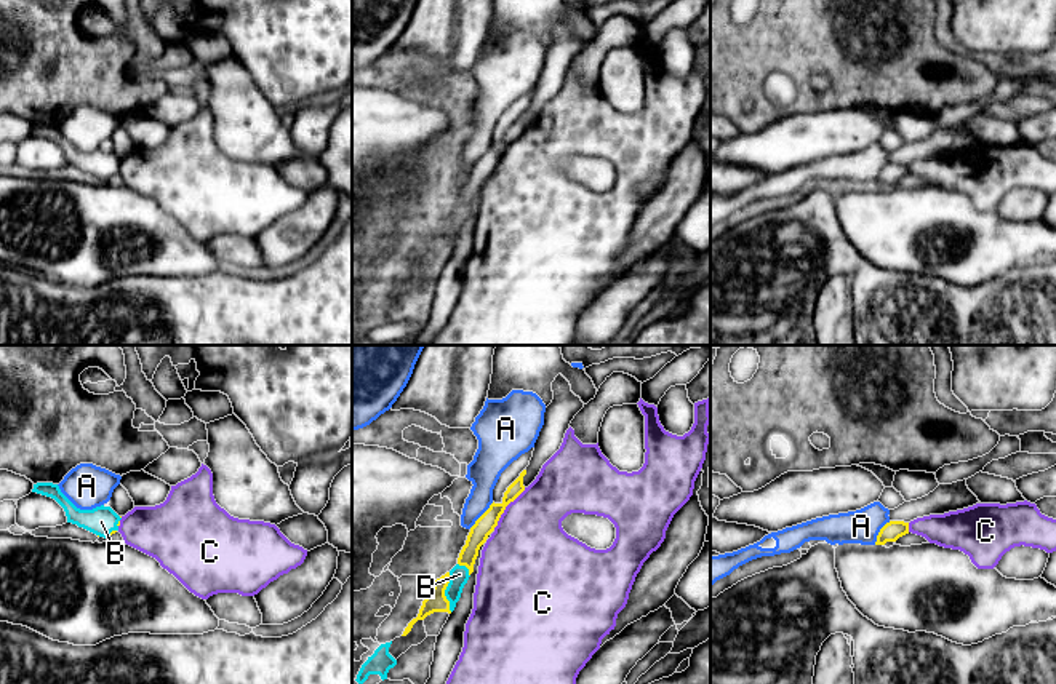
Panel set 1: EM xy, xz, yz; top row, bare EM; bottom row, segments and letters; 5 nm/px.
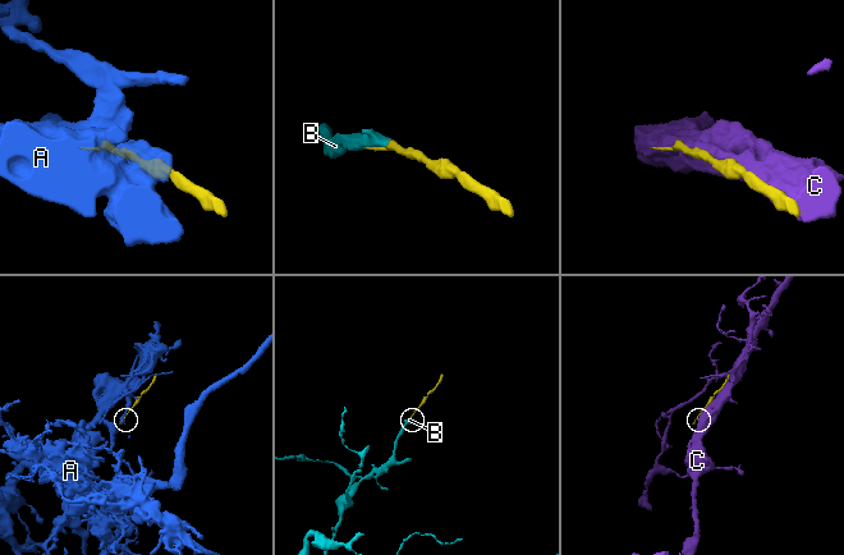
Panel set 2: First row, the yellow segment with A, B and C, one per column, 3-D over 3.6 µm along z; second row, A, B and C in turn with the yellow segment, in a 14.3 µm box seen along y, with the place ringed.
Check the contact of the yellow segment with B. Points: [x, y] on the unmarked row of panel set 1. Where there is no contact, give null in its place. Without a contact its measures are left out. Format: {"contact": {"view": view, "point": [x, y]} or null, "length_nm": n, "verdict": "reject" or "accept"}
{"contact": {"view": "xz", "point": [444, 234]}, "length_nm": 200, "verdict": "accept"}

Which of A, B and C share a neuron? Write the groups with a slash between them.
A / B / C

